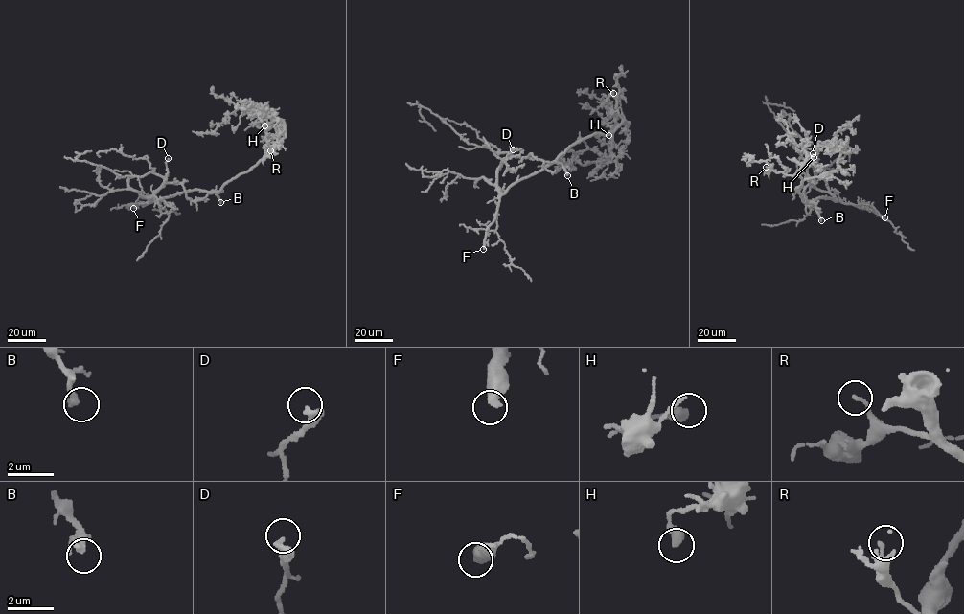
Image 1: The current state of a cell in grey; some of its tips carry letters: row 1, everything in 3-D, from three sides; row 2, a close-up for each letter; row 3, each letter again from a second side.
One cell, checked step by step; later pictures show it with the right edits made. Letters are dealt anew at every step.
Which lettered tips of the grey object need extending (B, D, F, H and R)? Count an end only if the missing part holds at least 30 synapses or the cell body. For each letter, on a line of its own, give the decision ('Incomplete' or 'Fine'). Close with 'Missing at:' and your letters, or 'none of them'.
B: Fine
D: Fine
F: Incomplete
H: Fine
R: Fine
Missing at: F

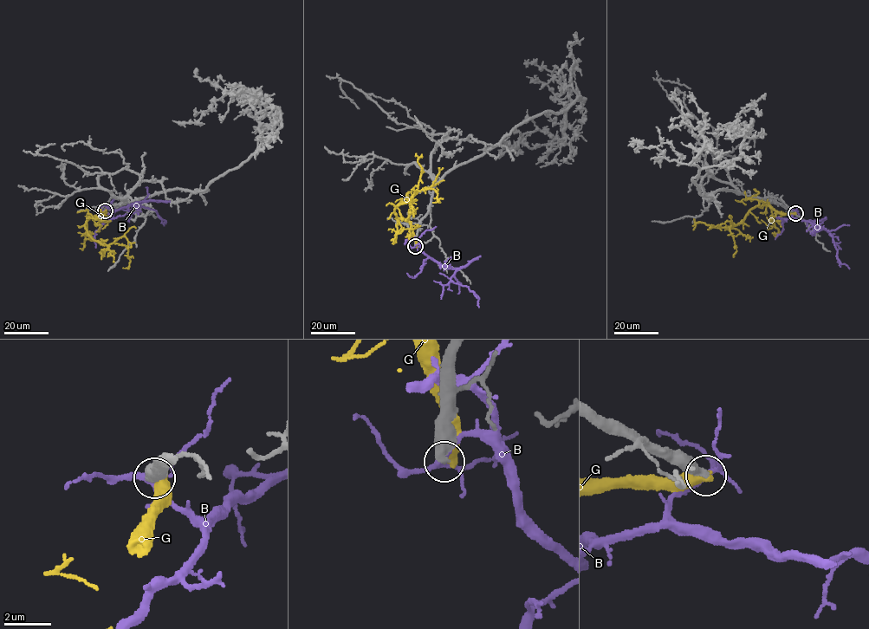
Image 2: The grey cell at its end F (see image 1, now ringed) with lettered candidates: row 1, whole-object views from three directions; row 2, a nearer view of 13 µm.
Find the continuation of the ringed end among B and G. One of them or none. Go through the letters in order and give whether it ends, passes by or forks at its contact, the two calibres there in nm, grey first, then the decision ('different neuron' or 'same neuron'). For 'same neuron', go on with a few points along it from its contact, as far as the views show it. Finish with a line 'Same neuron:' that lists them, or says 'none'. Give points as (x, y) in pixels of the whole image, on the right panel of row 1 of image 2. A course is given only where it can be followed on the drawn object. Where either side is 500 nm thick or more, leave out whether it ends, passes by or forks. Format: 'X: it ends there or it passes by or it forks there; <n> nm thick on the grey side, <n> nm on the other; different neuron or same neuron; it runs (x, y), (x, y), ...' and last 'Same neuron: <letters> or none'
B: it forks there; 480 nm thick on the grey side, 180 nm on the other; different neuron
G: 650 nm thick on the grey side, 650 nm on the other; different neuron
Same neuron: none

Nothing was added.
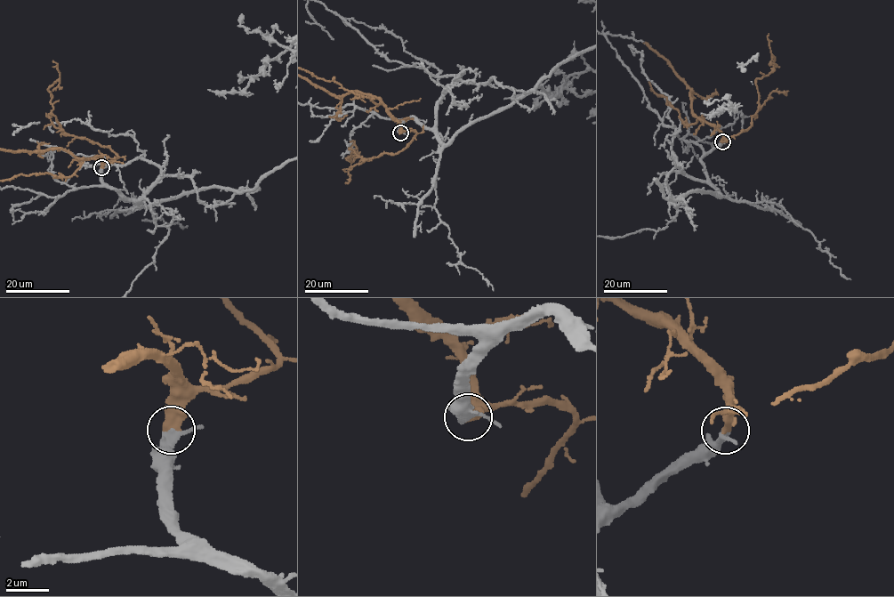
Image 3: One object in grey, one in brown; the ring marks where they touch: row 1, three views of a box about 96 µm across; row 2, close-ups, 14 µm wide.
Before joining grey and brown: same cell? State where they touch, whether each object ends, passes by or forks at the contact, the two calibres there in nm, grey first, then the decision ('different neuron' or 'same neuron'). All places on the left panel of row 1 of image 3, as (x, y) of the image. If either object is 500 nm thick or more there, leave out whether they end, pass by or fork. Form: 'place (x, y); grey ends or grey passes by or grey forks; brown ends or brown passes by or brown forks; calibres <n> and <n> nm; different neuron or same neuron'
place (101, 167); grey passes by; brown ends; calibres 280 and 480 nm; same neuron

